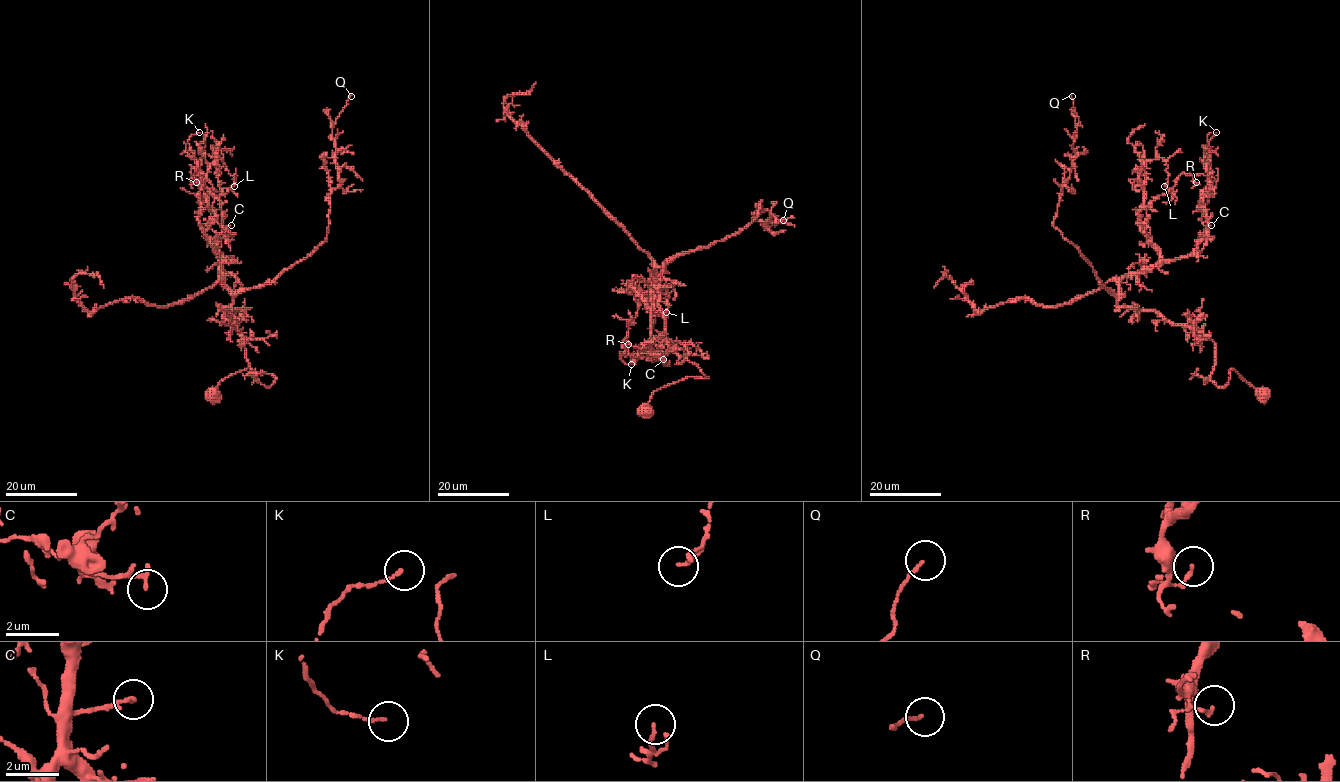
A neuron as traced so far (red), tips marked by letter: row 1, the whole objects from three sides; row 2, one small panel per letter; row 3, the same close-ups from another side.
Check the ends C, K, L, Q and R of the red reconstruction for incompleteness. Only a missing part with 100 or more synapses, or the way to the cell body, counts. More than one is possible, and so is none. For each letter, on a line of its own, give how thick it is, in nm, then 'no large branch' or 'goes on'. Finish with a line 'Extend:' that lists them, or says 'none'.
C: 170 nm | no large branch
K: 100 nm | no large branch
L: 110 nm | no large branch
Q: 110 nm | no large branch
R: 100 nm | no large branch
Extend: none

